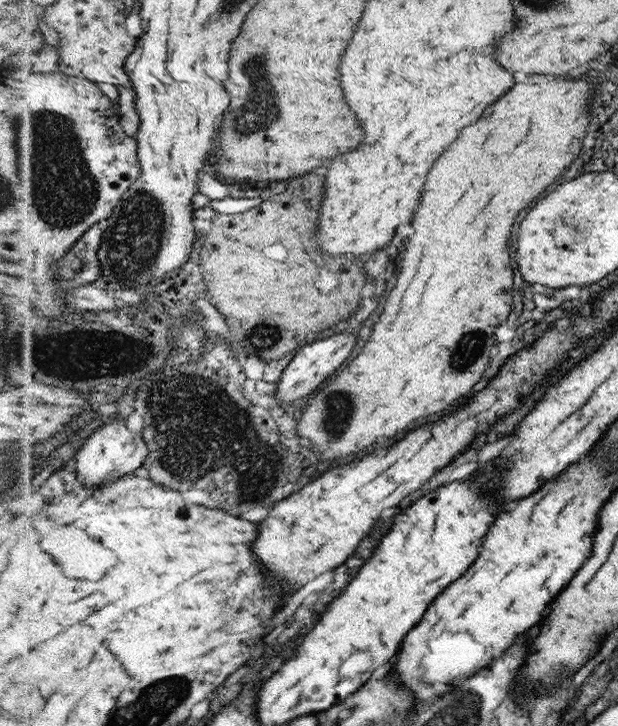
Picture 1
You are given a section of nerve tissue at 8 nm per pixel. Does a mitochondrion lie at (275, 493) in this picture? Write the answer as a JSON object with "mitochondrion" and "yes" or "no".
{"mitochondrion":"no"}

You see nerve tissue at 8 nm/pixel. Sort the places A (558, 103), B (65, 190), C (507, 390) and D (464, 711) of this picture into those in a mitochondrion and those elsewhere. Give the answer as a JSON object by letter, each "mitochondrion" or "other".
{"A":"other","B":"mitochondrion","C":"other","D":"mitochondrion"}

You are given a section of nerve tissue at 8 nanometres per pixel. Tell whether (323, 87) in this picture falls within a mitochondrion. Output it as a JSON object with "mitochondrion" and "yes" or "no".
{"mitochondrion":"no"}

